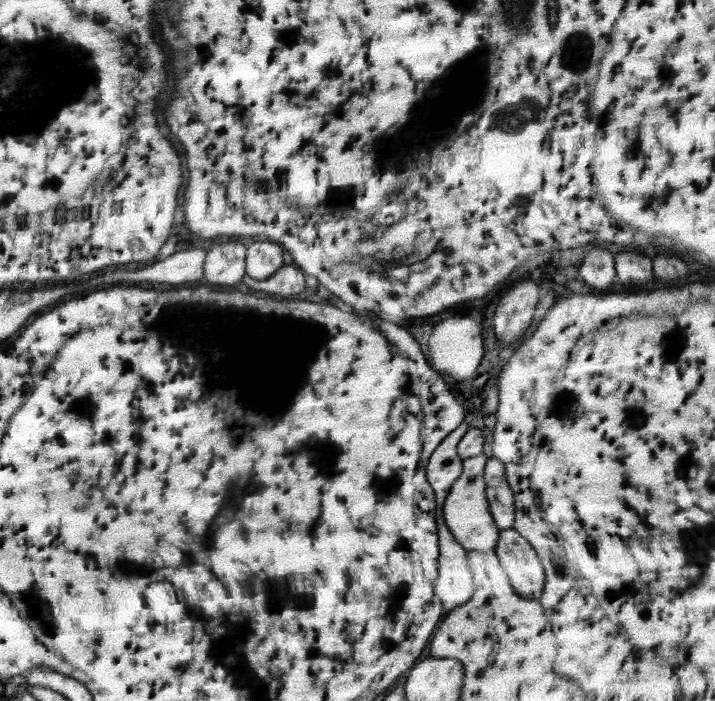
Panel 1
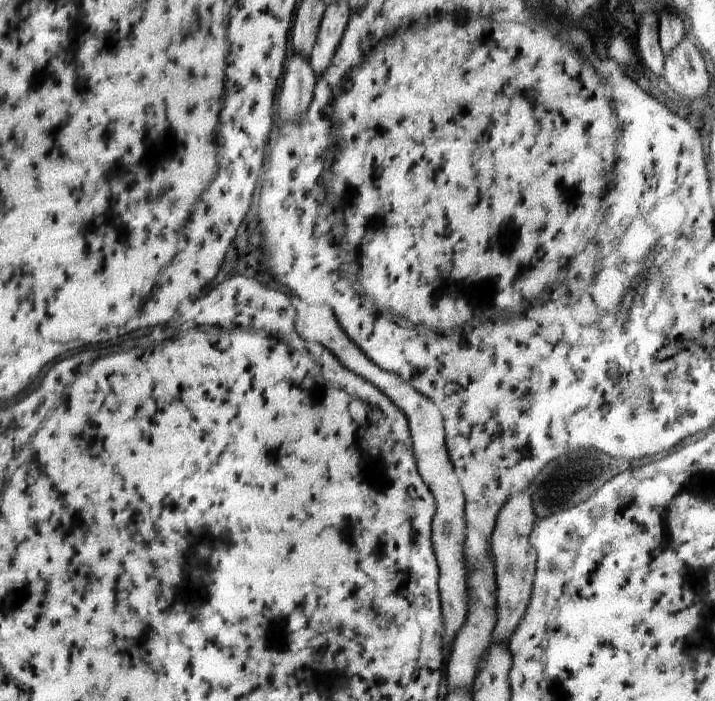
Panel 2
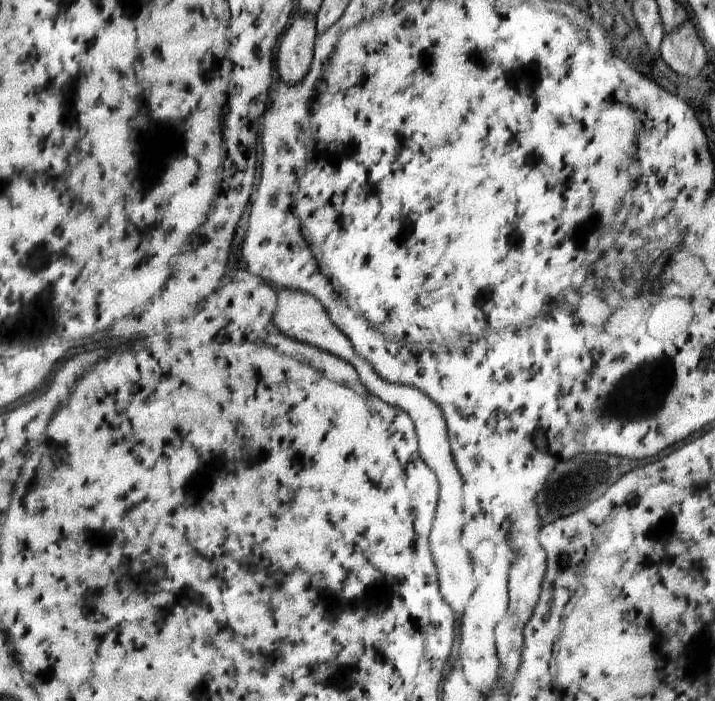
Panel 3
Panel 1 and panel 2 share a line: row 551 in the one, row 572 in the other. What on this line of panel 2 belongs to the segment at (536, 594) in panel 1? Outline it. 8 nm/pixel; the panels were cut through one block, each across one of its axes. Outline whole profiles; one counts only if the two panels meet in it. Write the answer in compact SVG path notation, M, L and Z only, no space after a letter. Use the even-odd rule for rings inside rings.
M508 499L496 518L494 532L490 536L491 555L495 567L497 622L493 629L491 642L508 642L520 620L524 618L536 574L536 550L532 548L528 536L534 528L536 516L532 510L532 500Z

